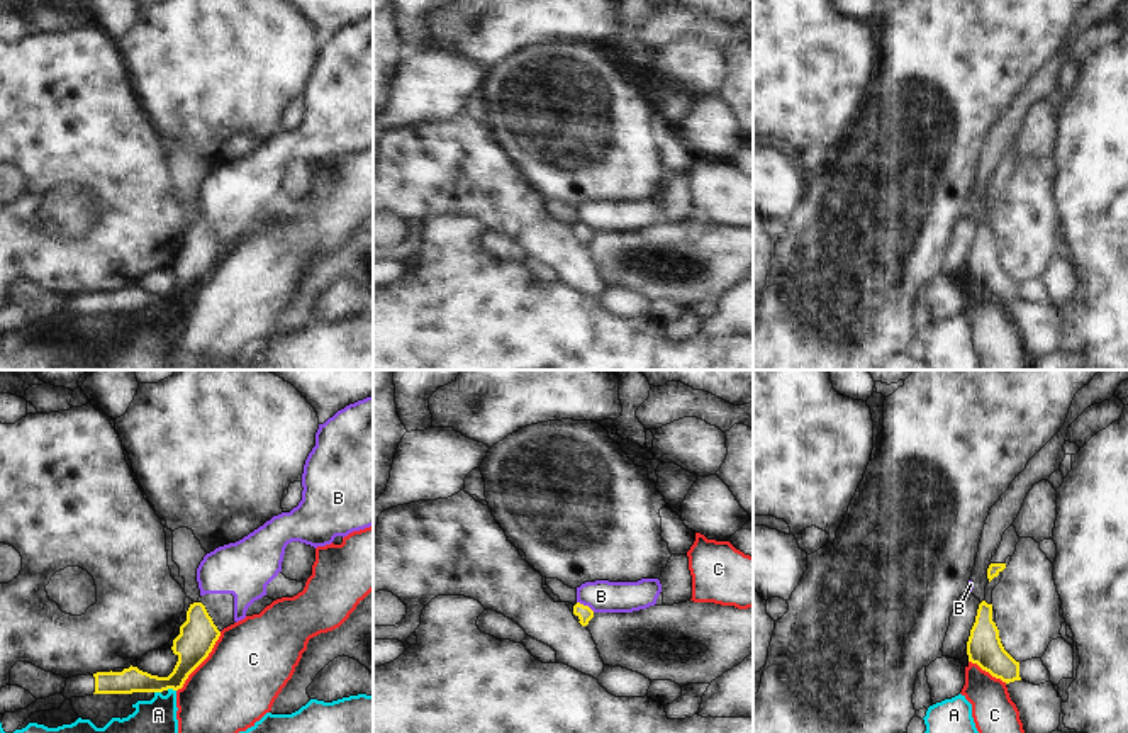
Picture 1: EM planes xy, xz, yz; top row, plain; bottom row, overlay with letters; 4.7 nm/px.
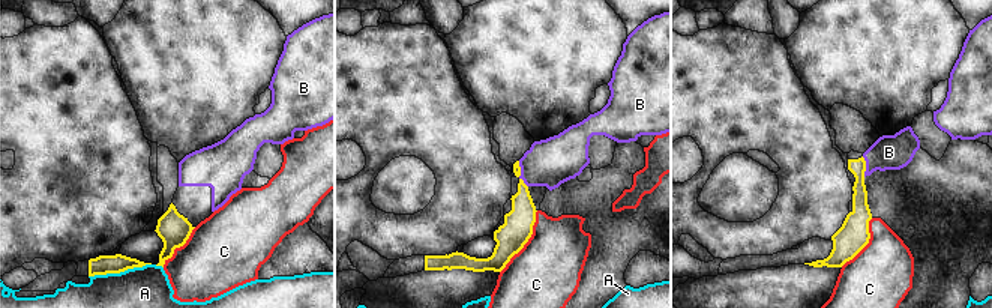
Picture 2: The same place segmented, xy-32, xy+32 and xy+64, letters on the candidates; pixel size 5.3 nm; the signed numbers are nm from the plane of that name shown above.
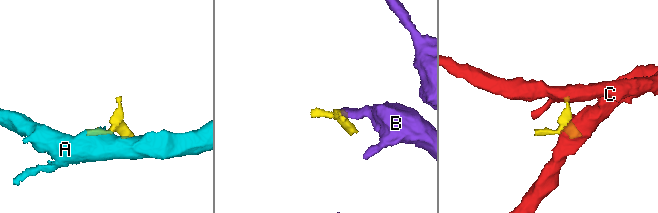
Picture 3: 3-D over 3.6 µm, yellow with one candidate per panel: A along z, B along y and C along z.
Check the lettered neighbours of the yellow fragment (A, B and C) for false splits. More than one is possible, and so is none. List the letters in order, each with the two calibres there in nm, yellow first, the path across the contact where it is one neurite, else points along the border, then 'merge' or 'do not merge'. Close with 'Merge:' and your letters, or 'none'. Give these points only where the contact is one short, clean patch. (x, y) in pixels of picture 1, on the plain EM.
A: 170/280 nm | along xy (167, 309), (175, 311) | do not merge
B: 70/160 nm | along xz (577, 221), (594, 231) | do not merge
C: 180/380 nm | do not merge
Merge: none

